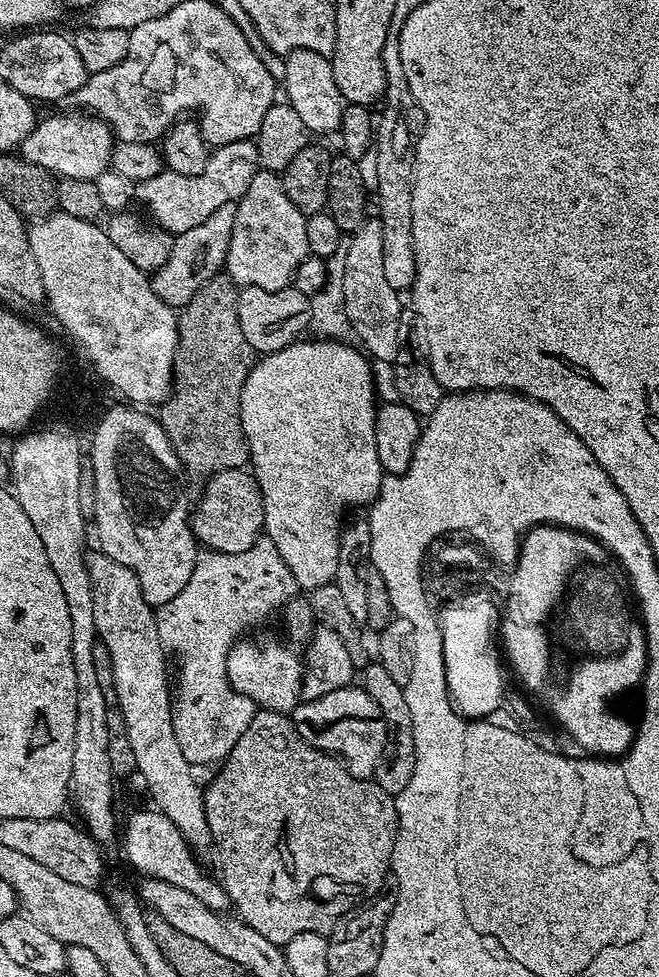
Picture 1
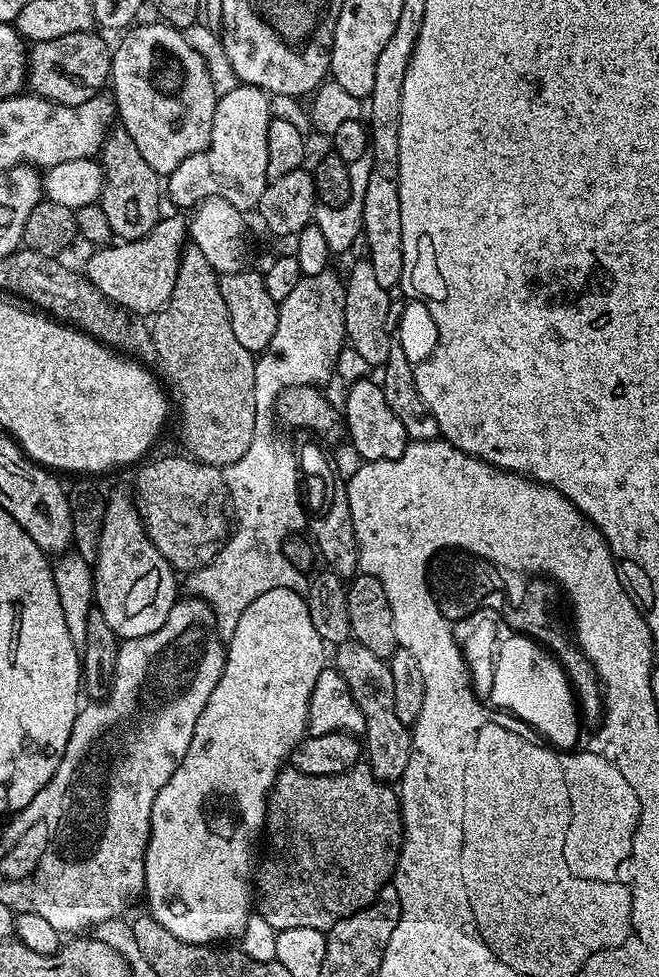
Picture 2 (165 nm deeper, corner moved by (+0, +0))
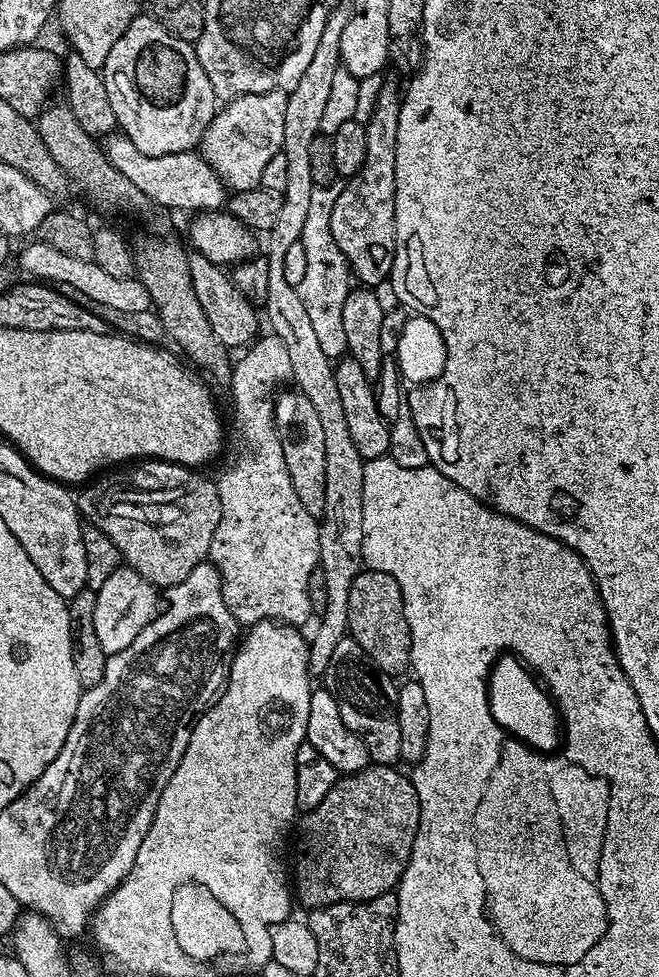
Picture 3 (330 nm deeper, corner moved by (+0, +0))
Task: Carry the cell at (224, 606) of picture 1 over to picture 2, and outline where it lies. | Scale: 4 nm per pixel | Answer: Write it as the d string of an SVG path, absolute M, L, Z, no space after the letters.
M329 270L313 276L301 276L294 290L286 295L278 304L278 330L274 330L274 338L270 338L267 348L256 356L254 366L254 438L250 438L250 446L246 454L238 458L238 462L229 464L223 469L224 481L228 487L230 508L234 513L234 527L221 546L220 552L204 568L197 572L187 573L188 588L193 597L205 600L216 616L216 630L221 637L227 638L234 634L234 626L238 626L238 618L242 618L242 610L254 602L266 590L275 588L292 588L301 594L307 593L310 580L301 569L295 568L290 562L286 551L286 541L291 528L305 527L306 512L300 505L300 476L296 473L296 456L286 441L280 440L276 433L278 417L276 400L287 388L297 388L303 384L323 385L323 380L332 376L336 363L340 360L340 351L346 348L344 335L344 280L336 277L335 271Z

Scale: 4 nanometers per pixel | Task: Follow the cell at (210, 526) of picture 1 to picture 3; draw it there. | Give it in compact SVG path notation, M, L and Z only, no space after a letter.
M206 474L203 480L192 480L192 484L196 484L196 500L184 500L180 494L172 494L161 504L136 502L128 512L120 512L118 518L104 512L104 520L96 526L112 539L114 546L118 546L127 567L142 574L142 578L160 590L182 582L194 566L208 560L210 538L214 538L220 517L220 495L211 475Z

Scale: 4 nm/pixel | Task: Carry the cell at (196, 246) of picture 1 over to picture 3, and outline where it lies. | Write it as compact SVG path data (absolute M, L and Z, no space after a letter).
M41 242L33 243L26 245L20 252L20 268L28 275L25 277L36 282L63 286L65 289L73 288L73 290L68 290L73 293L81 292L81 294L76 294L83 297L85 301L110 306L114 310L146 310L153 307L153 302L148 296L143 280L139 278L119 280L109 274L108 271L102 270L102 266L98 266L92 260L76 258L74 254L64 254L62 251L54 250L52 246Z

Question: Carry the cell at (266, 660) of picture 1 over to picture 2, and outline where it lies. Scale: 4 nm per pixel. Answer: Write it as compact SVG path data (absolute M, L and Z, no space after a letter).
M292 588L266 590L266 594L261 594L258 598L254 598L254 602L250 602L250 606L246 606L246 610L242 610L242 618L238 618L238 626L234 626L234 634L227 637L224 673L222 674L222 678L218 678L218 686L214 686L214 694L210 694L210 702L206 702L206 710L202 710L202 718L198 718L198 726L194 726L194 738L190 738L190 750L186 750L186 758L182 758L178 770L174 770L174 774L170 774L170 782L166 782L166 786L162 786L162 790L158 790L158 798L154 798L154 810L152 811L152 817L150 818L150 834L148 835L148 845L146 846L146 854L144 855L143 895L145 897L148 896L147 911L158 923L162 926L166 926L166 930L170 930L170 934L174 934L174 938L178 938L182 942L190 942L191 944L216 946L221 942L228 942L220 940L228 940L231 936L235 936L235 938L243 936L244 930L247 927L248 918L253 915L254 912L254 864L252 868L252 847L256 844L256 835L264 828L264 819L266 819L267 816L270 816L270 797L272 794L272 787L276 784L276 778L280 775L282 769L285 767L286 761L291 757L292 753L300 747L300 741L305 739L308 731L310 694L314 694L314 682L318 682L318 674L322 674L322 670L326 667L324 651L326 651L326 645L324 639L318 634L318 630L314 630L312 609L309 601L305 599L301 593L295 592Z

